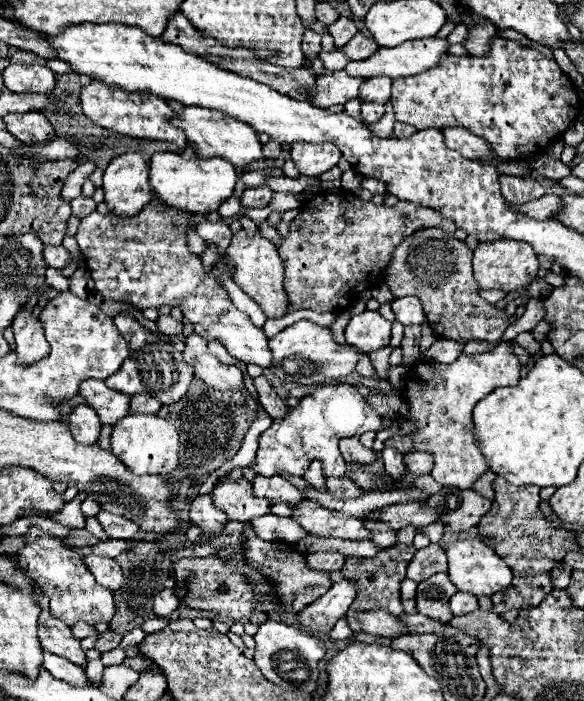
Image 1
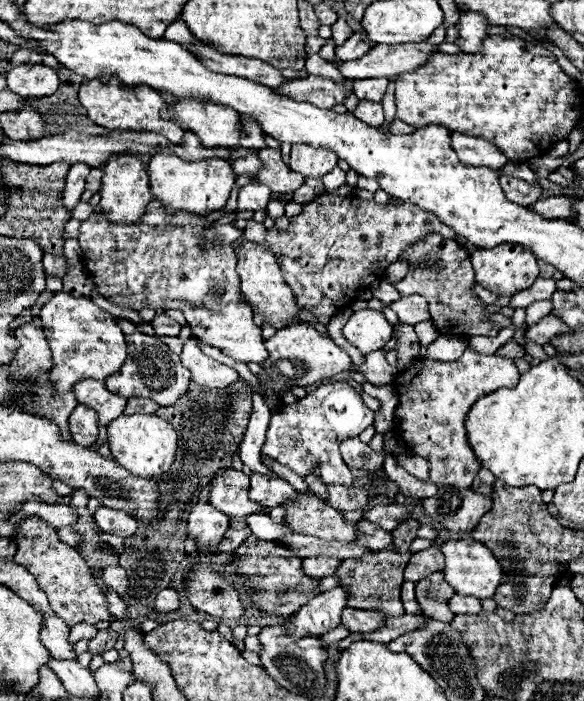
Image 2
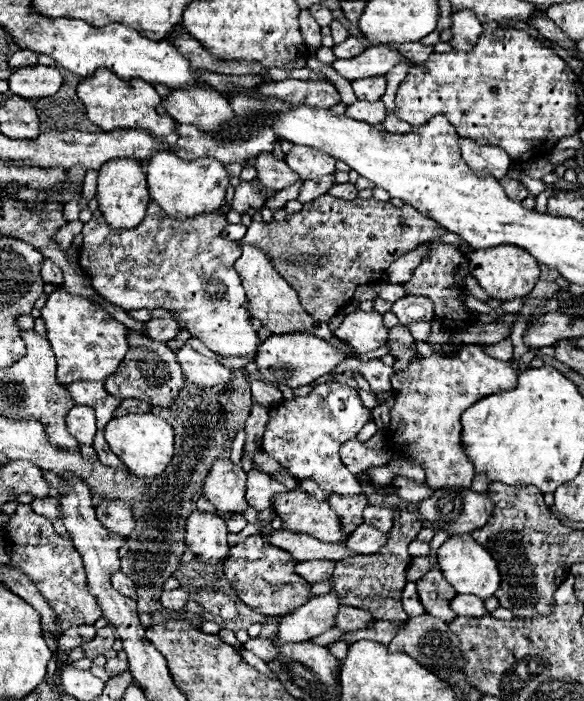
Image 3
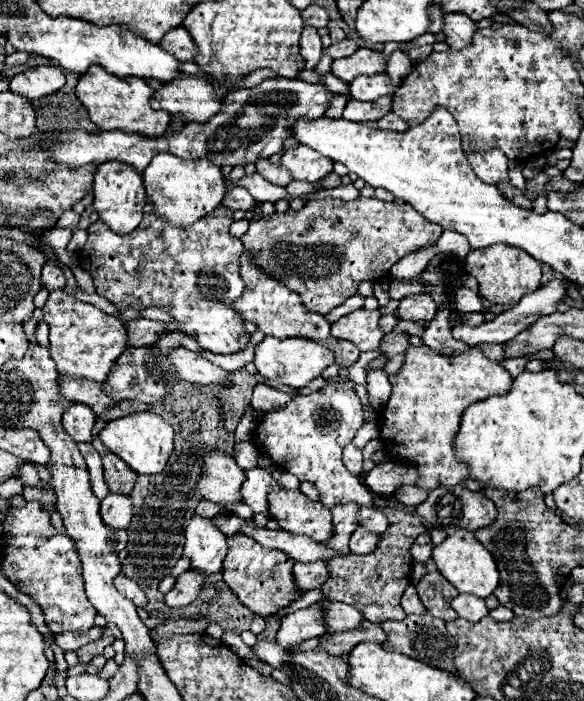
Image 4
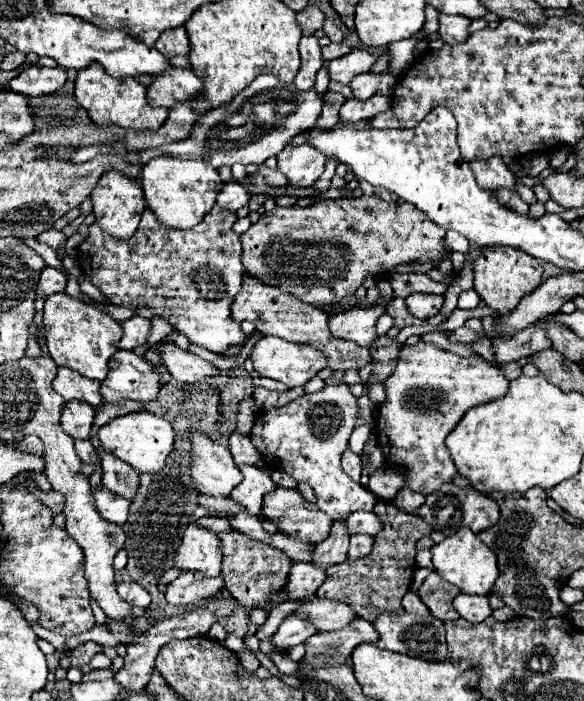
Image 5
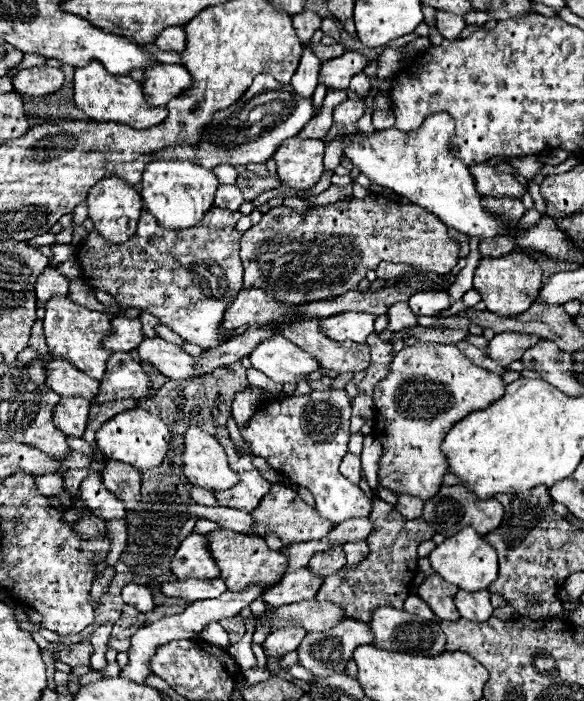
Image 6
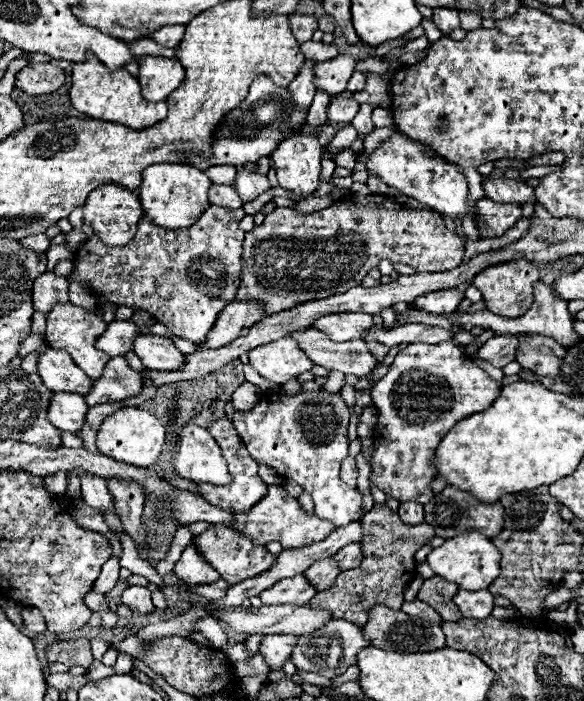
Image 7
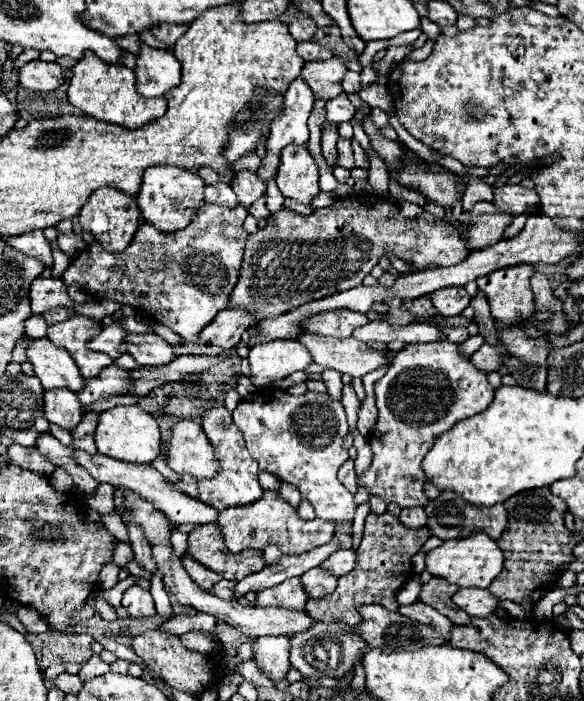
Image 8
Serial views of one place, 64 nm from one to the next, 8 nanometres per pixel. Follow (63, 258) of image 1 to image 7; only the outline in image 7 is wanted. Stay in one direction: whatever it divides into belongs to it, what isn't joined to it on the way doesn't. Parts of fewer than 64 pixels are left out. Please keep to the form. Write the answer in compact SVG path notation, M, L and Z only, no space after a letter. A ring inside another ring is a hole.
M44 272L34 280L32 288L32 300L36 312L48 312L52 304L58 302L70 302L68 300L68 280L62 276L56 276L54 272Z

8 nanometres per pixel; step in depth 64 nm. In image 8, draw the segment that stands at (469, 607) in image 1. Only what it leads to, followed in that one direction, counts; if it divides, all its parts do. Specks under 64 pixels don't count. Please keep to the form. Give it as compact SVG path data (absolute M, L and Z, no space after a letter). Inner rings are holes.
M462 588L456 592L456 596L452 596L452 600L458 608L468 612L472 618L490 616L500 602L492 592L484 588Z

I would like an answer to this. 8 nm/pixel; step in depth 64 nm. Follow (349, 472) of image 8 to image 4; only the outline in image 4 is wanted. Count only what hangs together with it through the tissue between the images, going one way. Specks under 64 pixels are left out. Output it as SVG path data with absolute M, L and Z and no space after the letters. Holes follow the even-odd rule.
M348 444L344 448L342 456L344 456L344 466L348 468L348 472L352 472L354 476L360 476L360 472L362 472L362 450Z

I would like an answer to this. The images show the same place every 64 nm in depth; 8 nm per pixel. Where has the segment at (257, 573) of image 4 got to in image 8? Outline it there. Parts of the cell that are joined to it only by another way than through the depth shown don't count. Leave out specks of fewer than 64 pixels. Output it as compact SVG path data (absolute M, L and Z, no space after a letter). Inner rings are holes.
M204 524L192 530L188 534L186 554L206 568L212 568L212 572L220 574L222 578L230 580L242 580L266 566L264 556L258 550L244 550L236 556L230 554L224 546L218 524Z

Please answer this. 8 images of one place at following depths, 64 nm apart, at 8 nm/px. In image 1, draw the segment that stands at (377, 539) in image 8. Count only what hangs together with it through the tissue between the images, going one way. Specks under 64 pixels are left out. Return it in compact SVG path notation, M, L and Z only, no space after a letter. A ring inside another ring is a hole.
M408 526L408 528L400 528L396 532L396 544L392 548L384 548L380 550L374 558L346 558L342 568L344 579L354 581L358 588L358 596L352 602L352 610L368 610L368 608L384 608L386 612L392 612L394 616L400 616L402 610L402 602L400 602L400 582L404 580L406 574L406 566L412 560L416 548L412 546L416 528Z

